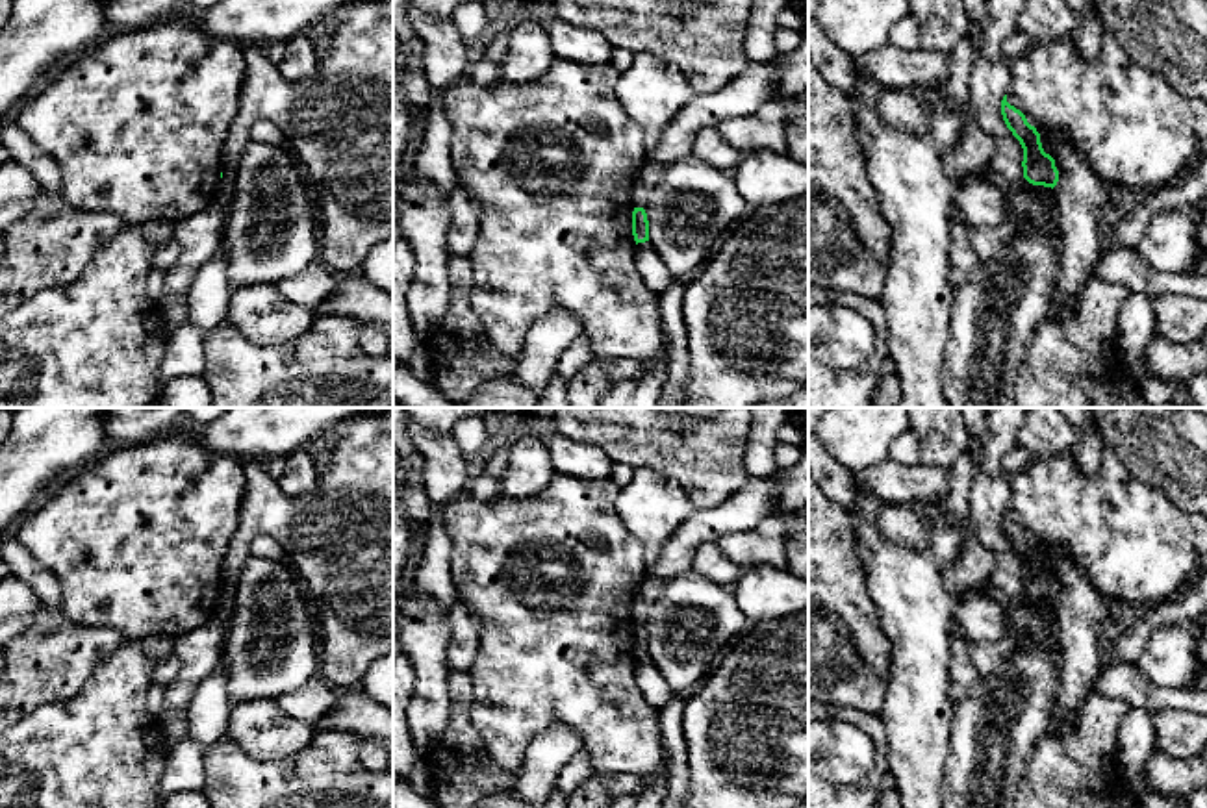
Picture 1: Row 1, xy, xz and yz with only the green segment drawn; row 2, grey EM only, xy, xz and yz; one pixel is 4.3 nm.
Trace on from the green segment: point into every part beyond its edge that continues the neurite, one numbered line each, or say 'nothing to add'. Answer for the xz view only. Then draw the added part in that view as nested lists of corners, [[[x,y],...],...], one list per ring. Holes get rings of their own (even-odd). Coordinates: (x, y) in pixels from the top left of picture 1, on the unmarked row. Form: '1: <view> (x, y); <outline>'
1: xz (655, 690); [[[649,656],[636,660],[634,676],[645,702],[653,708],[662,710],[673,697],[669,684]]]

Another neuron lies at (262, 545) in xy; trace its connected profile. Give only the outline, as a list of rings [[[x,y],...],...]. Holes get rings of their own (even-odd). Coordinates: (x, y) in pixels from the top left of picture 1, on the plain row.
[[[256,536],[250,545],[250,554],[269,560],[286,560],[282,545],[271,536]]]

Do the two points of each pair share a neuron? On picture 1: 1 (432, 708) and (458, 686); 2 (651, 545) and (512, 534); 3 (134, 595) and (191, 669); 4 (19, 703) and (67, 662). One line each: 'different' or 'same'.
1: different
2: different
3: different
4: same

